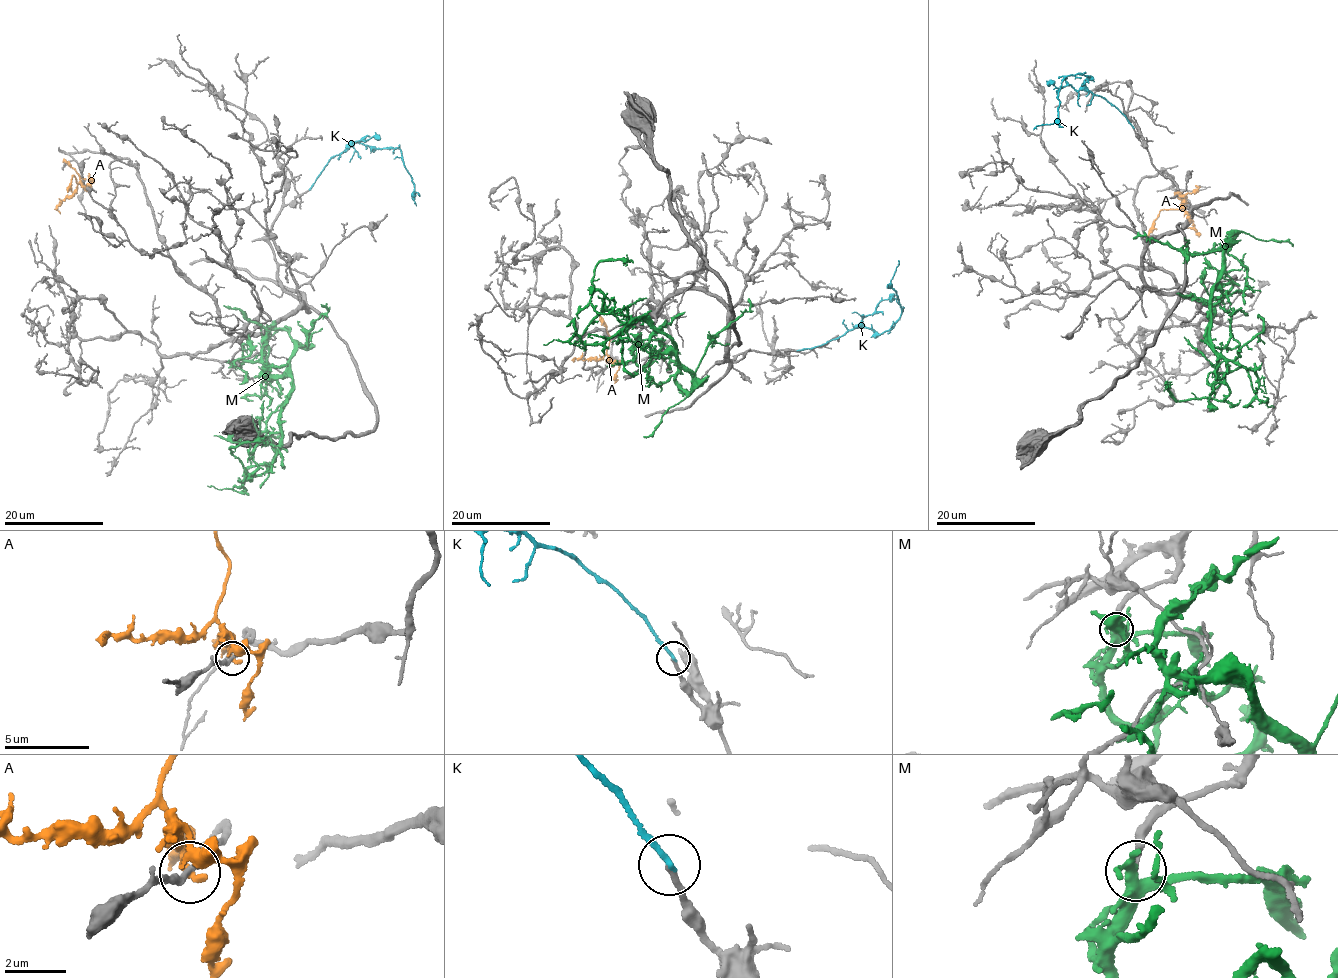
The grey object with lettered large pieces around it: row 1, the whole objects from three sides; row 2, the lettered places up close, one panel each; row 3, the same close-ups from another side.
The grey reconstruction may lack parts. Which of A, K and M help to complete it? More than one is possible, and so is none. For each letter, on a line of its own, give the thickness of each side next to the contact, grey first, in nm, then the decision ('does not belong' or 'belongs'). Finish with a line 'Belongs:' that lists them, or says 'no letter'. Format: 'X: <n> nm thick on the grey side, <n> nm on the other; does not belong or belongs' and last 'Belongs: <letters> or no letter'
A: 170 nm thick on the grey side, 280 nm on the other; does not belong
K: 170 nm thick on the grey side, 200 nm on the other; belongs
M: 200 nm thick on the grey side, 320 nm on the other; does not belong
Belongs: K

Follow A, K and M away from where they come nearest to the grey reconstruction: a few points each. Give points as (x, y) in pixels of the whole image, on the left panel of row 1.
A: (82, 179), (78, 184), (73, 175), (67, 191)
K: (309, 189), (331, 157), (362, 142), (377, 149), (398, 148), (413, 195), (419, 195)
M: (234, 362), (250, 359), (292, 379), (272, 464), (249, 474), (229, 448), (262, 444)

